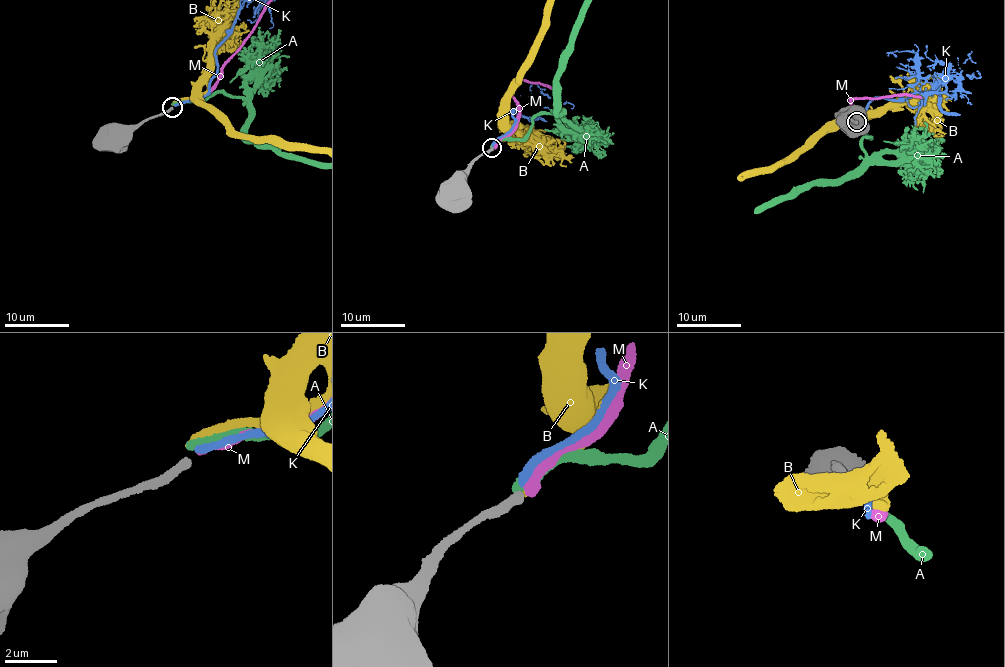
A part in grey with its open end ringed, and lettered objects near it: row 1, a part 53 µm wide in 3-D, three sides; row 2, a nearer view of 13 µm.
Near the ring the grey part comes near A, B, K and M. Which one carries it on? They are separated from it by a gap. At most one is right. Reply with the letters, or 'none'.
M

